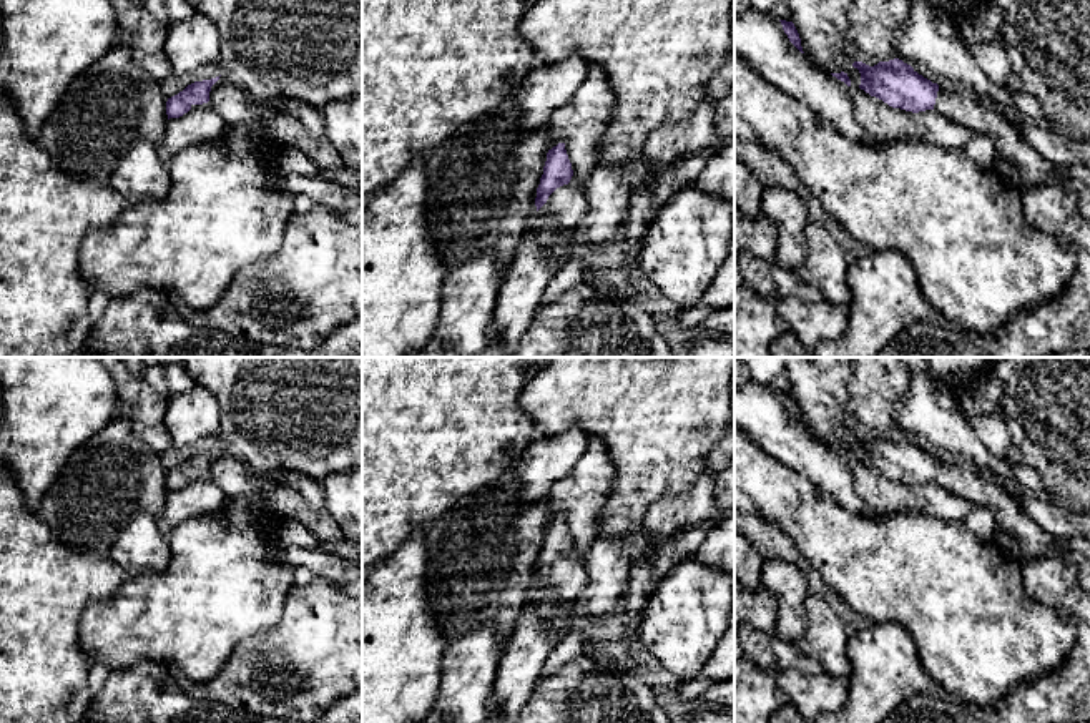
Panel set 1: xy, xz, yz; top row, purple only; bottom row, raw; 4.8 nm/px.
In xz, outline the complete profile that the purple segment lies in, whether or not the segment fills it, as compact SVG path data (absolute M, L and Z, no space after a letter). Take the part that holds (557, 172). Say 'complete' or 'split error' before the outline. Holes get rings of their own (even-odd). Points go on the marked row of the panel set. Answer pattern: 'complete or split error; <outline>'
split error; M558 143L547 153L543 175L537 188L532 226L538 231L560 233L563 244L568 236L582 228L583 218L588 213L588 201L583 188L570 186L573 176L572 163L568 160L565 143Z

